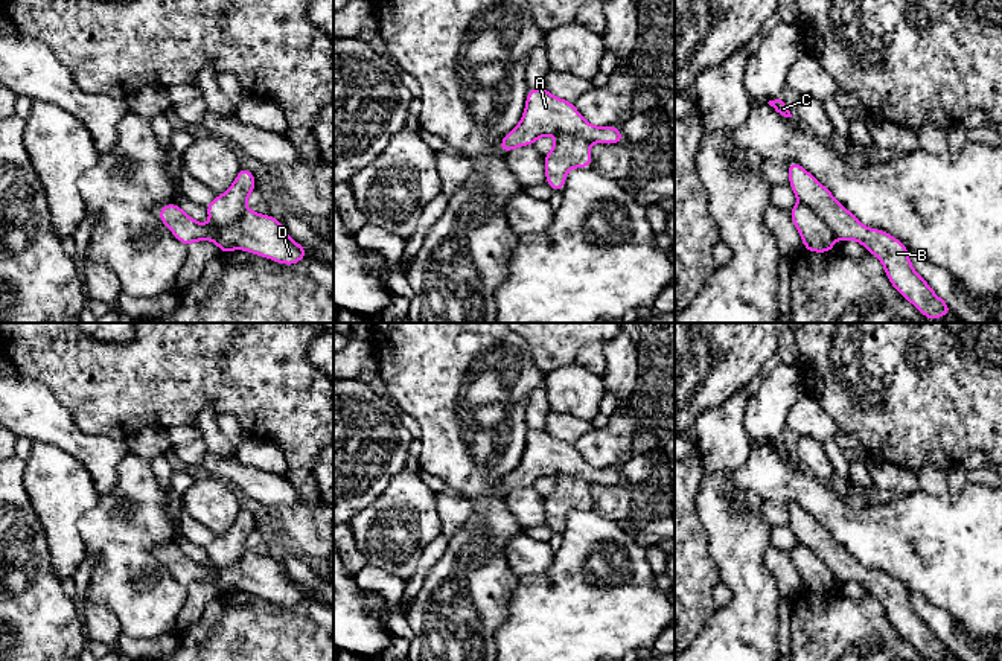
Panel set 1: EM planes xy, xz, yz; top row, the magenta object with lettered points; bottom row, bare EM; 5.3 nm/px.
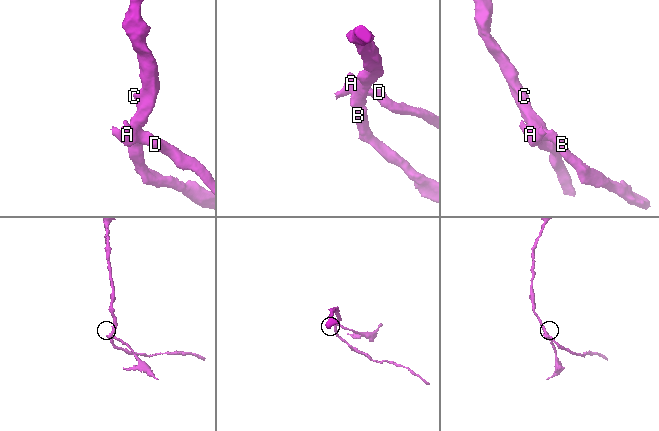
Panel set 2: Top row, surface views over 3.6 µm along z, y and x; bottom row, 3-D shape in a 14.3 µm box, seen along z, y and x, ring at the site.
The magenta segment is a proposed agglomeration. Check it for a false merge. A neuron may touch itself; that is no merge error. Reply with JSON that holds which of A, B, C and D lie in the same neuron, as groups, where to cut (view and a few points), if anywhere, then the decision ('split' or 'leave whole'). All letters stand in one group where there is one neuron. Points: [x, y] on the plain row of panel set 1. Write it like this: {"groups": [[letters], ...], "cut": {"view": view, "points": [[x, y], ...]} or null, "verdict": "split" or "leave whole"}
{"groups": [["A", "D"], ["B", "C"]], "cut": {"view": "yz", "points": [[800, 542], [807, 546], [826, 564], [835, 579]]}, "verdict": "split"}

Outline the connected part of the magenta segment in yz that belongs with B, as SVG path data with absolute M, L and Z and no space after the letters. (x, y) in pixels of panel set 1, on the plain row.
M787 503L789 527L799 544L813 550L834 580L860 583L883 606L891 626L927 661L940 661L953 650L914 611L909 591L892 576L865 568L833 535L796 503Z

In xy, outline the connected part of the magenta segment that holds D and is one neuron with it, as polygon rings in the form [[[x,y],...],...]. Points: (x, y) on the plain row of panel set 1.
[[[174,542],[158,550],[158,560],[186,588],[198,582],[213,582],[222,596],[245,591],[282,606],[297,606],[309,596],[285,573],[279,560],[247,548],[239,560],[224,568],[195,562]]]

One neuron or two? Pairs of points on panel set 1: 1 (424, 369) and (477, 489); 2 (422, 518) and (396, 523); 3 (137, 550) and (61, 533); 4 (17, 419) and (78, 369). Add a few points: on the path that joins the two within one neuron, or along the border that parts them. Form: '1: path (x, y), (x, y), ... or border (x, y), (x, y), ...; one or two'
1: path (451, 399), (457, 439), (469, 459); one
2: path (416, 518), (405, 518), (402, 521); one
3: border (95, 504), (78, 521), (86, 556); two
4: border (19, 373), (38, 379), (72, 419); two

